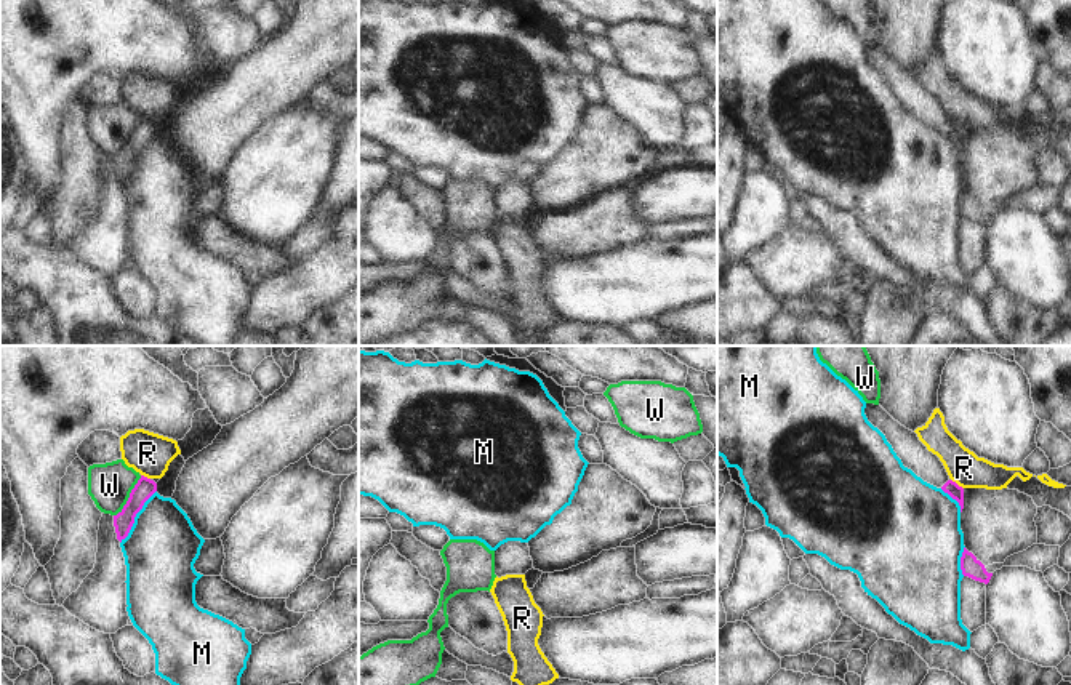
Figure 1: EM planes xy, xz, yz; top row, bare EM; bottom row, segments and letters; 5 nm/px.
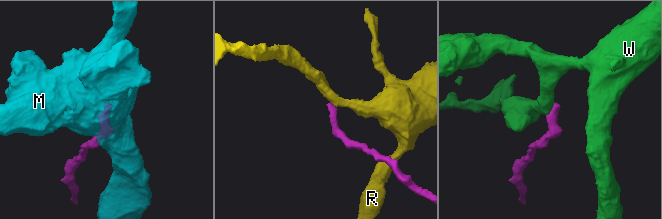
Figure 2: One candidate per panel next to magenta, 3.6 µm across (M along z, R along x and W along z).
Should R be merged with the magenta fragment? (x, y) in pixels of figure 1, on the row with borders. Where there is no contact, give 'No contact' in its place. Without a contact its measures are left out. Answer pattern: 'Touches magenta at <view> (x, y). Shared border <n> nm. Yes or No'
Touches magenta at yz (956, 484). Shared border 80 nm. No

